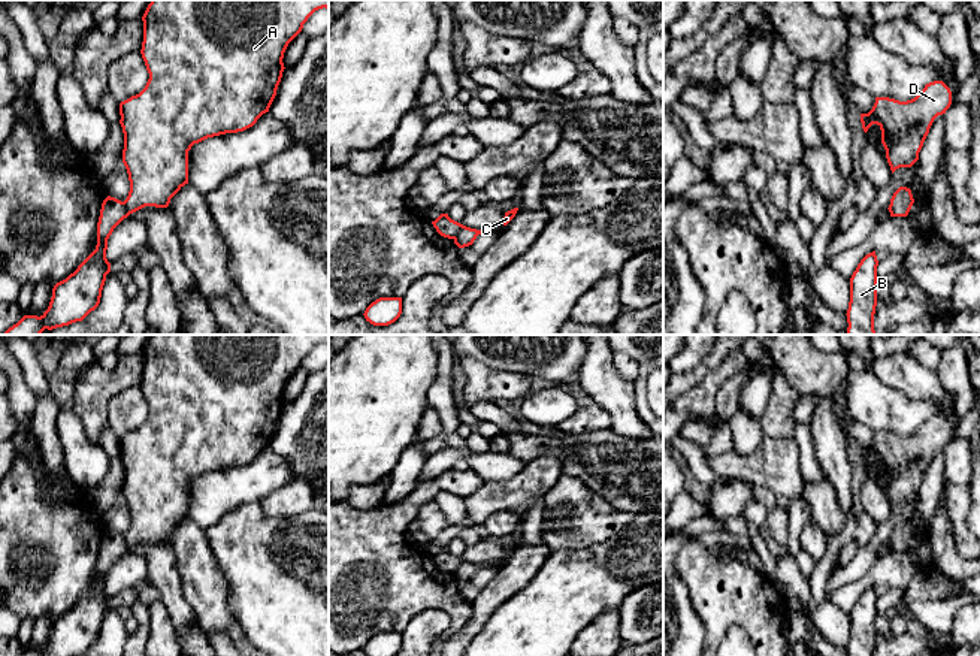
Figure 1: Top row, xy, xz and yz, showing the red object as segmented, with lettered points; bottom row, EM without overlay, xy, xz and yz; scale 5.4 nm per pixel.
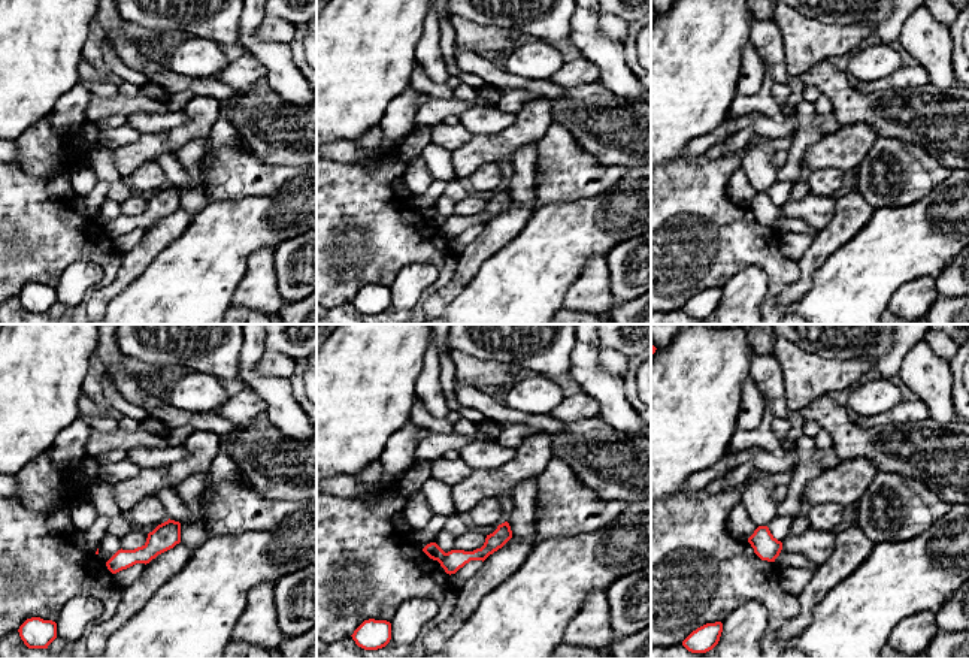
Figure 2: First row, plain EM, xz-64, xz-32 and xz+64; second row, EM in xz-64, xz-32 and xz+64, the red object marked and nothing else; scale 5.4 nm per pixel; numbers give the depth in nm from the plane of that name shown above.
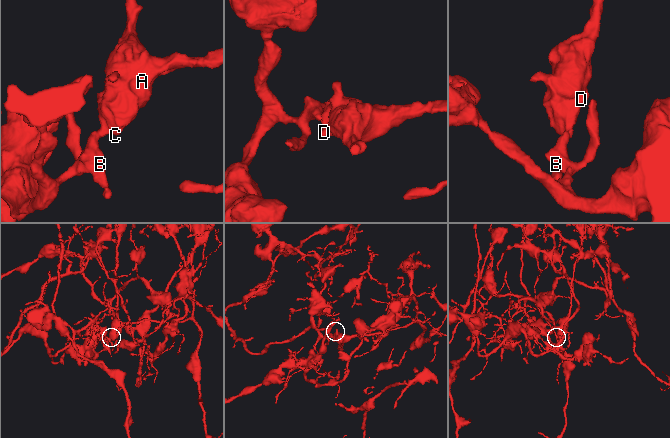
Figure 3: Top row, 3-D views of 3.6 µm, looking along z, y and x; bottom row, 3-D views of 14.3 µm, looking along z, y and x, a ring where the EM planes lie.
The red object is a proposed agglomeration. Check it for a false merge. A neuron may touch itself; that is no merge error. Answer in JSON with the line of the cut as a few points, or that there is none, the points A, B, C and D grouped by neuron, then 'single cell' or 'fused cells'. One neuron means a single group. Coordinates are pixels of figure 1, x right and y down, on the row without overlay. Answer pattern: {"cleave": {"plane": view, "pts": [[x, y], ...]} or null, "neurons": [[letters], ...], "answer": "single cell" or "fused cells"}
{"cleave": {"plane": "xy", "pts": [[123, 537], [129, 549]]}, "neurons": [["A", "C", "D"], ["B"]], "answer": "fused cells"}

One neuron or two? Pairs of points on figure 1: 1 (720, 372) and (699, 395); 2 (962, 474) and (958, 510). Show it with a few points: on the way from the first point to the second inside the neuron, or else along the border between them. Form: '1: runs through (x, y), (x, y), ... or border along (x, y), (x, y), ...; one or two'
1: runs through (716, 378), (705, 389); one
2: border along (964, 483), (950, 483), (947, 486); two

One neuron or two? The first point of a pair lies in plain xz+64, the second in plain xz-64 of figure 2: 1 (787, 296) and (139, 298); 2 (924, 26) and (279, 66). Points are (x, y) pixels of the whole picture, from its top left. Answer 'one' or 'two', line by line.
1: two
2: one

